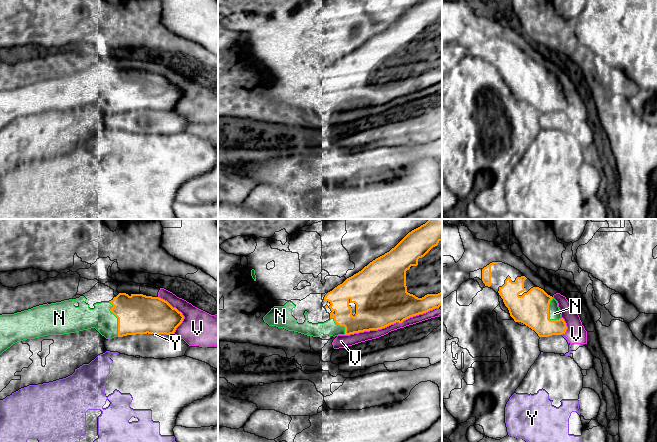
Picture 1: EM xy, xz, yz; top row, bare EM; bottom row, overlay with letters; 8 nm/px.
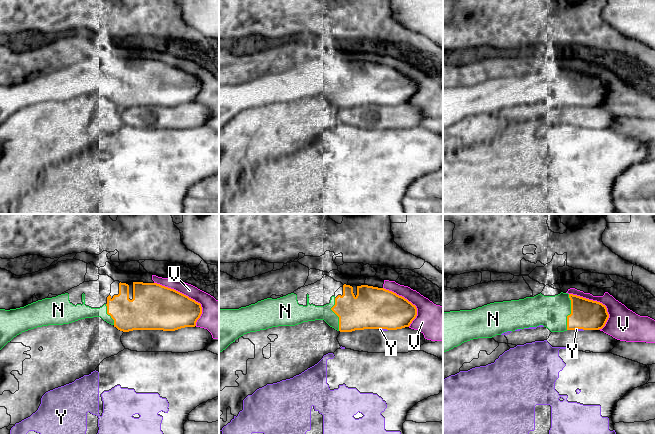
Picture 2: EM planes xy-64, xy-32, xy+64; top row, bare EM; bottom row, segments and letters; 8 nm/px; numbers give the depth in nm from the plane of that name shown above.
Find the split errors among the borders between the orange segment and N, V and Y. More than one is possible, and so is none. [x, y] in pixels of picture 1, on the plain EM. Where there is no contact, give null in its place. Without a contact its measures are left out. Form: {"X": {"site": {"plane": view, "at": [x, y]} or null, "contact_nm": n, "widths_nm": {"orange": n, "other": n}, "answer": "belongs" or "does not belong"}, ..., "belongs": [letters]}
{"N": {"site": {"plane": "xy", "at": [118, 95]}, "contact_nm": 300, "widths_nm": {"orange": 320, "other": 190}, "answer": "belongs"}, "V": {"site": {"plane": "xz", "at": [391, 99]}, "contact_nm": 800, "widths_nm": {"orange": 440, "other": 80}, "answer": "does not belong"}, "Y": {"site": {"plane": "xy", "at": [160, 109]}, "contact_nm": 100, "widths_nm": {"orange": 320, "other": 20}, "answer": "does not belong"}, "belongs": ["N"]}

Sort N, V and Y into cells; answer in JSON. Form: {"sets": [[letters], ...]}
{"sets": [["N"], ["V"], ["Y"]]}

